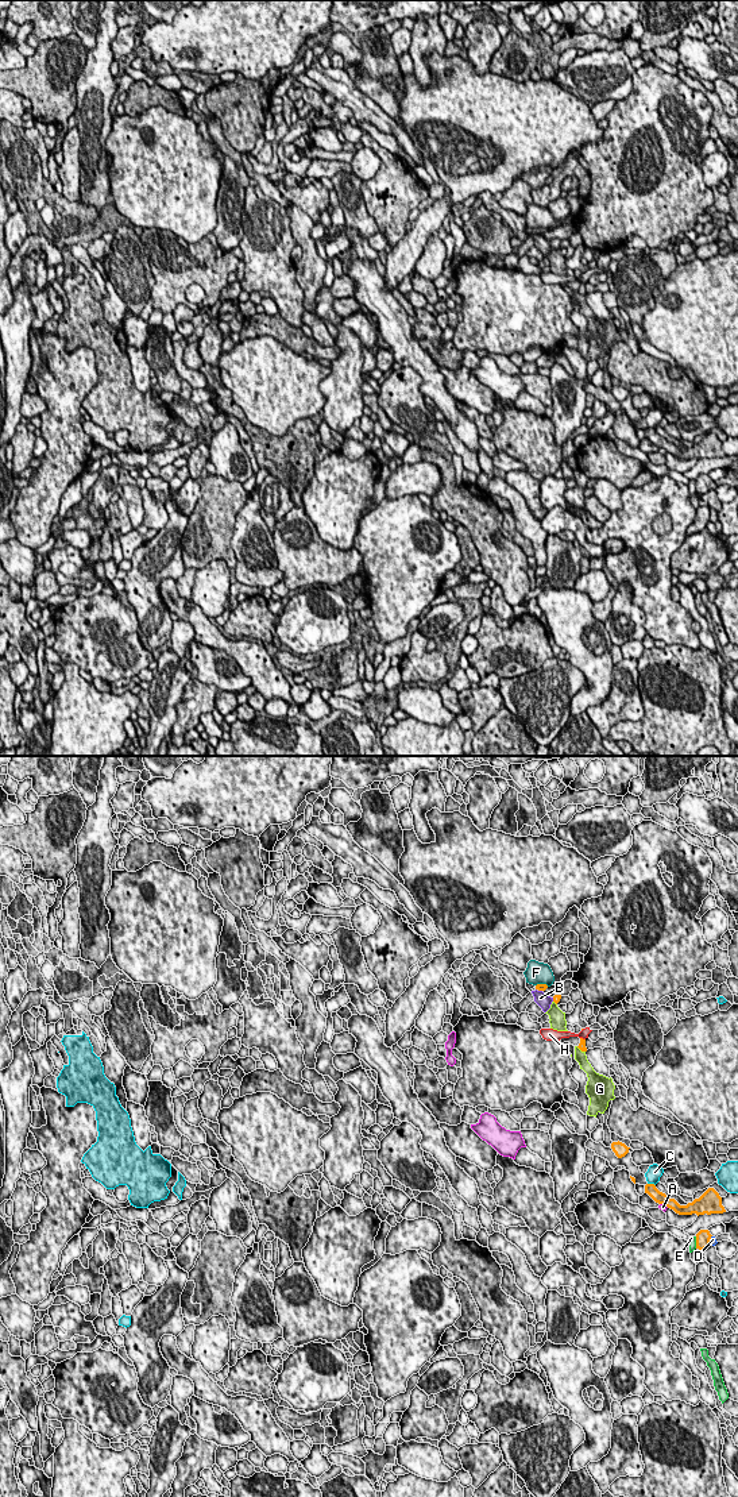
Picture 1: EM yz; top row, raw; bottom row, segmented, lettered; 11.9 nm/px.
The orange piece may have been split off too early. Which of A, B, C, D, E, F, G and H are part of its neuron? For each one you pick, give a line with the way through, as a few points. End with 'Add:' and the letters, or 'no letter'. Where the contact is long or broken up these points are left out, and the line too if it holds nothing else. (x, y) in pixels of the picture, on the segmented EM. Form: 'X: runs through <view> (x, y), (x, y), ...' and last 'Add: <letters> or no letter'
Add: no letter

